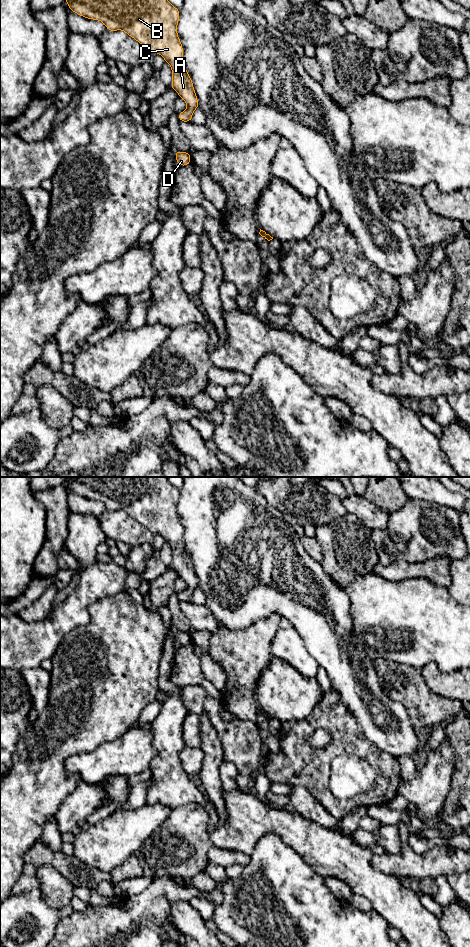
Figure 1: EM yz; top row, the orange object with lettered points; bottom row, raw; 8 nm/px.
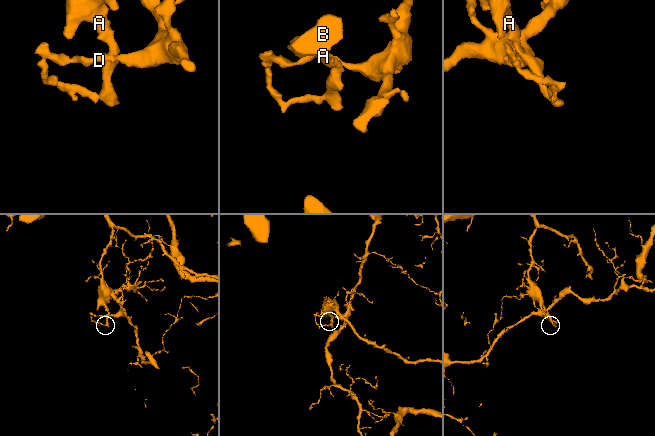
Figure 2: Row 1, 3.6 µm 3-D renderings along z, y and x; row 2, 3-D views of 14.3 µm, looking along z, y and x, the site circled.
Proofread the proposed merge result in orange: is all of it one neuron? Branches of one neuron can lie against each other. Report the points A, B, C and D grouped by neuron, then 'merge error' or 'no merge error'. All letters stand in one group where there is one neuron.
A B C / D | merge error

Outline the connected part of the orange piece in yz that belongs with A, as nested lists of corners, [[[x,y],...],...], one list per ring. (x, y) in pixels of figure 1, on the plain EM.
[[[64,477],[74,493],[87,499],[103,502],[108,511],[123,510],[130,517],[160,534],[172,549],[171,568],[187,584],[187,589],[178,594],[181,602],[191,602],[195,589],[199,588],[193,561],[185,548],[183,526],[177,514],[180,491],[170,484],[167,477]]]

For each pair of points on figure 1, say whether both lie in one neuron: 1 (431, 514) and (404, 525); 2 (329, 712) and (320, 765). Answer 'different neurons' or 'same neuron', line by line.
1: same neuron
2: same neuron

